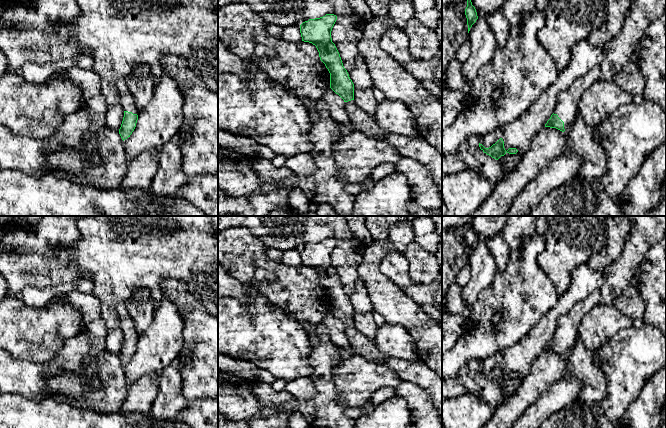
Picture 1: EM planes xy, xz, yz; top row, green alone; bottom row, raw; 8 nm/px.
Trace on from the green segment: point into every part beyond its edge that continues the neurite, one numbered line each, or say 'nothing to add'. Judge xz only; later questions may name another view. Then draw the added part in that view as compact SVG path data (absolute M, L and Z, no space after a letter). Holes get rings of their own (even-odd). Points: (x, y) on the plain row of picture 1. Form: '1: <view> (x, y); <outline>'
1: xz (415, 371); M354 324L345 326L352 355L358 355L373 362L385 364L396 372L401 381L412 382L425 389L431 397L435 410L442 418L442 378L419 358L402 360L382 354L373 341L357 331Z

